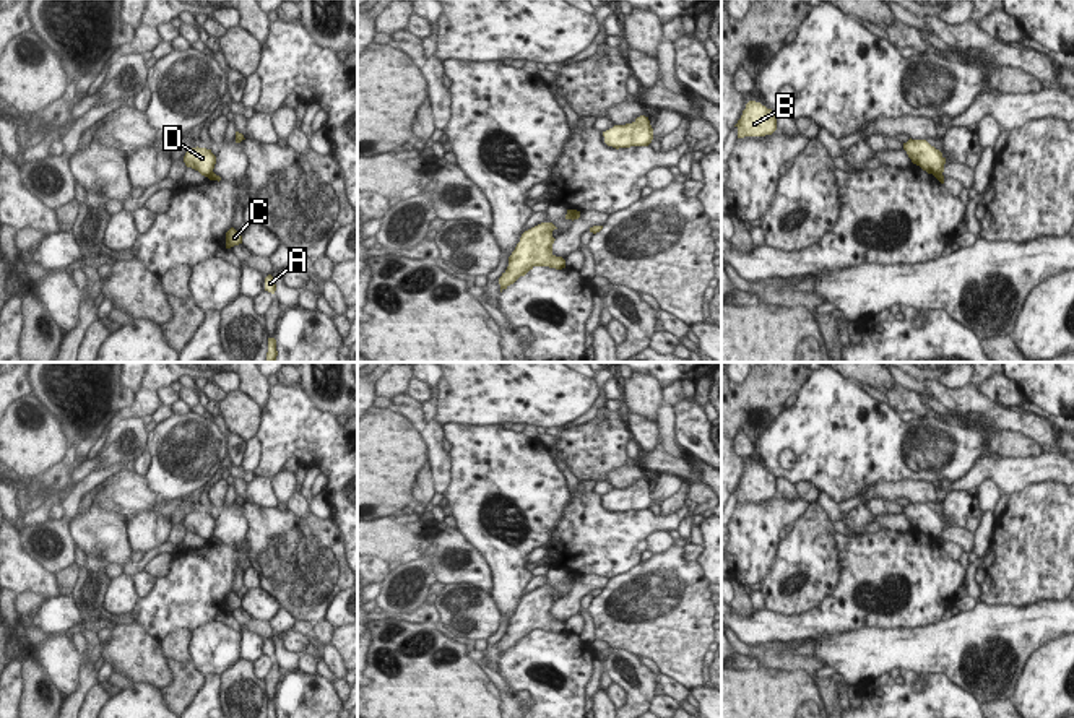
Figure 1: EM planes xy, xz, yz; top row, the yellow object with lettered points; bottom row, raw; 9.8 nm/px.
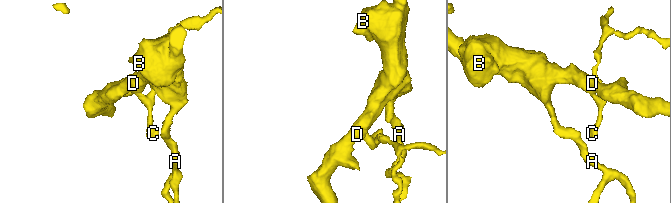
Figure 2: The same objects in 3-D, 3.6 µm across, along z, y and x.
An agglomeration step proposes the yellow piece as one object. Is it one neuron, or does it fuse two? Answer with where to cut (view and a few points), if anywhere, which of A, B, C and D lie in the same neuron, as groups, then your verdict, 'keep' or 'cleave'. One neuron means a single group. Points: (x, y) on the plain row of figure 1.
cut xz (577, 575), (572, 582); groups A B D / C; cleave

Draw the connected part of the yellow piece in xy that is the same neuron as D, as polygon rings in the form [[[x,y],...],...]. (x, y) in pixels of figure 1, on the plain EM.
[[[197,510],[185,517],[184,526],[187,531],[192,531],[201,539],[210,541],[216,528],[216,520],[211,517],[211,513]]]

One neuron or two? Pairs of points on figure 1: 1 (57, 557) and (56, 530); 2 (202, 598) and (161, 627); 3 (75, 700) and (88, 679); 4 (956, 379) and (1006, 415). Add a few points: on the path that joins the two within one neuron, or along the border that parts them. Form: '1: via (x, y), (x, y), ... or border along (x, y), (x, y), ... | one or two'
1: via (52, 551), (54, 536) | one
2: via (192, 598), (171, 618) | one
3: via (80, 696), (85, 684) | one
4: border along (936, 380), (952, 389), (962, 389), (970, 384) | two

